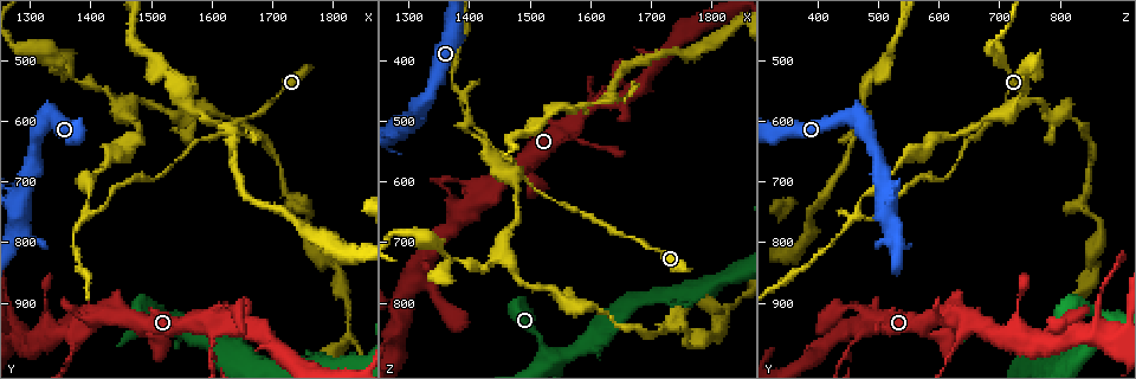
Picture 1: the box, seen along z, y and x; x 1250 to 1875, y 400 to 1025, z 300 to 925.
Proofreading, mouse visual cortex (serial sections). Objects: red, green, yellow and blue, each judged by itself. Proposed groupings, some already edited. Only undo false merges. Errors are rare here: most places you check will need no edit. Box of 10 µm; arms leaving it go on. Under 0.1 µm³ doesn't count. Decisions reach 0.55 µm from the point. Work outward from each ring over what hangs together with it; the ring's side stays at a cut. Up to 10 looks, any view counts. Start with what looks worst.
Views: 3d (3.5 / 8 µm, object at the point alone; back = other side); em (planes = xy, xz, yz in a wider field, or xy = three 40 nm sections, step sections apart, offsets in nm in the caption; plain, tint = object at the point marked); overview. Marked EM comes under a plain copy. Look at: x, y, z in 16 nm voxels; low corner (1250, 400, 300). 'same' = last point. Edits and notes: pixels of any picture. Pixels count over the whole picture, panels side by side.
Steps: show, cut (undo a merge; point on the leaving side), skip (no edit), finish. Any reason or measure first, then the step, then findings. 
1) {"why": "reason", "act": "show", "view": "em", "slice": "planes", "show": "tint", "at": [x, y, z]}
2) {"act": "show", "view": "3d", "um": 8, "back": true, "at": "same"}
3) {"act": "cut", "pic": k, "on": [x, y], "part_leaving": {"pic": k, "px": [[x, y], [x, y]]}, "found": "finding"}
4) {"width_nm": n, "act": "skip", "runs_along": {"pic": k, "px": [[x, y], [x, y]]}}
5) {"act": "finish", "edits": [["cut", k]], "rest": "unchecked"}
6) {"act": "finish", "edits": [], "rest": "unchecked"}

{"why": "branch point", "act": "show", "view": "3d", "um": 8, "at": [1605, 980, 450]}

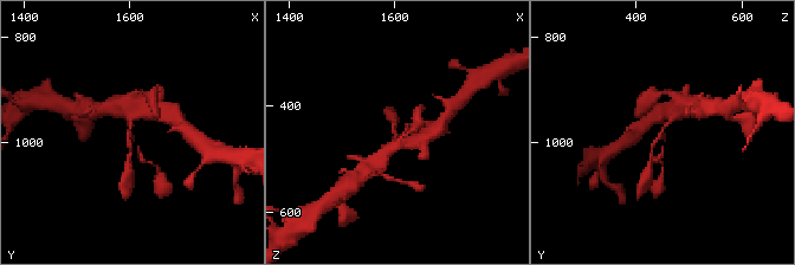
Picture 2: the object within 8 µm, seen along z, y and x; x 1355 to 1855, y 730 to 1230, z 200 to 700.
{"arms": 3, "arm_widths_nm": [100, 150, 300], "act": "show", "view": "em", "slice": "xy", "step": 3, "show": "tint", "at": "same"}

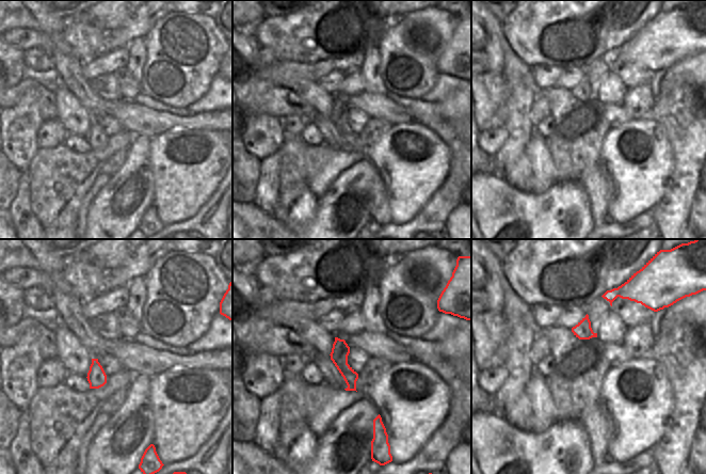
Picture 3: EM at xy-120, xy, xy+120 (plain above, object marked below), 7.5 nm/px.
{"width_nm": 140, "act": "skip", "runs_along": {"pic": 3, "px": [[337, 341], [341, 365], [353, 388]]}, "found": "one cell here"}

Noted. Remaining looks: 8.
{"why": "a narrow waist", "act": "show", "view": "3d", "um": 3.5, "at": [1670, 590, 695]}

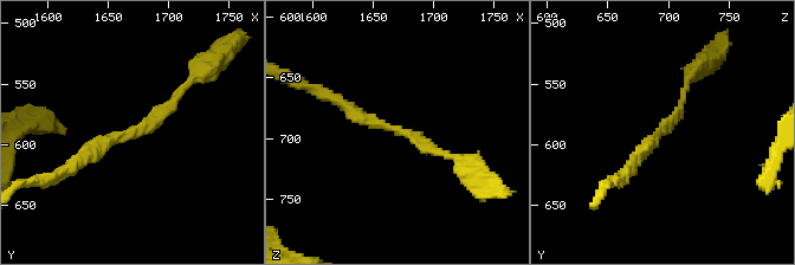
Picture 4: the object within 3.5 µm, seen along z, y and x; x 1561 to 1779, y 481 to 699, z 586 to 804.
{"act": "show", "view": "em", "slice": "planes", "show": "tint", "at": [1666, 590, 696]}

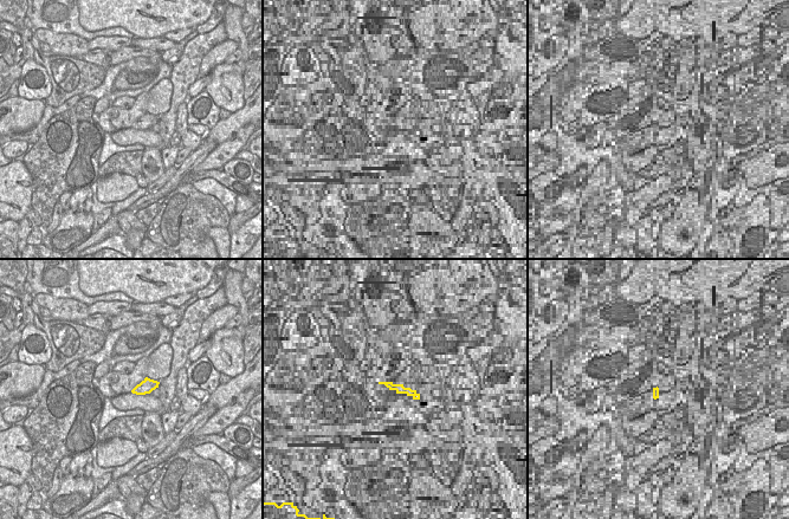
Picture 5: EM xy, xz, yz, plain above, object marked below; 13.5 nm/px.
{"act": "show", "view": "em", "slice": "xy", "step": 1, "show": "tint", "at": "same"}

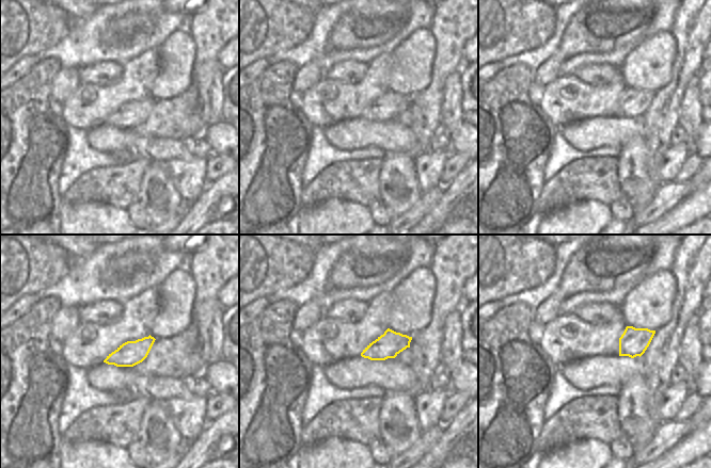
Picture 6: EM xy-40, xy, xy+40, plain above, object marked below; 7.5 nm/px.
{"act": "skip", "runs_along": {"pic": 4, "px": [[188, 85], [148, 125], [69, 169]]}, "found": "one cell here"}

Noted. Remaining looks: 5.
{"why": "abrupt turn", "act": "show", "view": "3d", "um": 3.5, "at": [1390, 755, 470]}

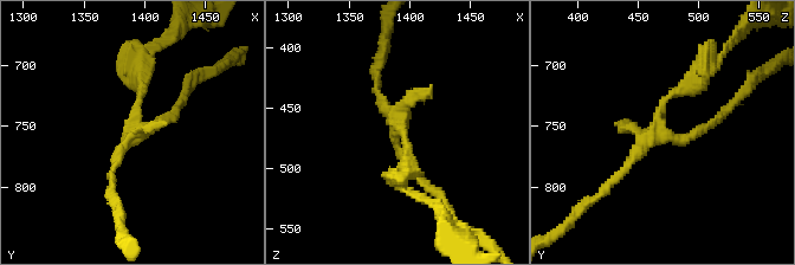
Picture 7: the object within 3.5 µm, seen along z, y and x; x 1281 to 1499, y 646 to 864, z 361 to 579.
{"why": "need the tissue", "act": "show", "view": "em", "slice": "xy", "step": 3, "show": "tint", "at": [1390, 758, 470]}

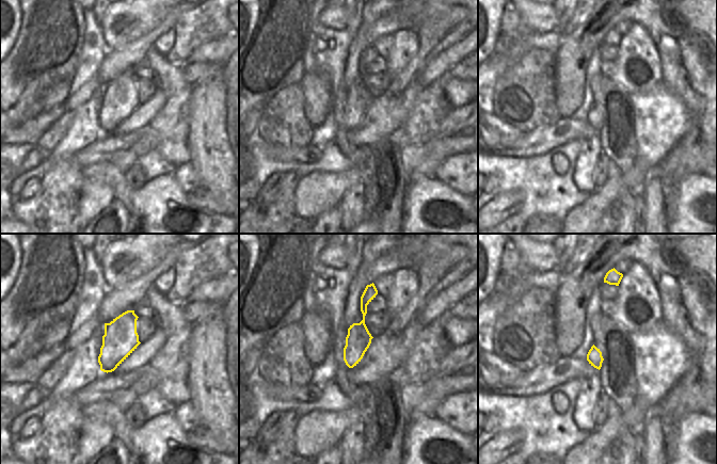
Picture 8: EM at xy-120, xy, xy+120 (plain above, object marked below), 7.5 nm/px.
{"act": "skip", "runs_along": {"pic": 8, "px": [[371, 287], [350, 364]]}, "found": "one cell here"}

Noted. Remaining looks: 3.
{"why": "a narrow waist", "act": "show", "view": "3d", "um": 3.5, "at": [1455, 585, 720]}

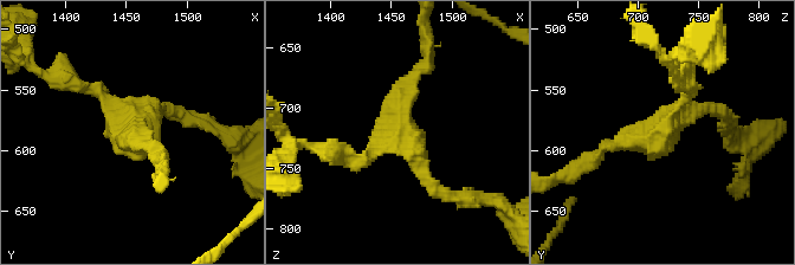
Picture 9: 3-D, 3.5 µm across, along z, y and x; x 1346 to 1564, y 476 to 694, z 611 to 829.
{"arms": 3, "arm_widths_nm": [150, 150, 200], "why": "now the EM", "act": "show", "view": "em", "slice": "xy", "step": 3, "show": "tint", "at": [1460, 586, 720]}

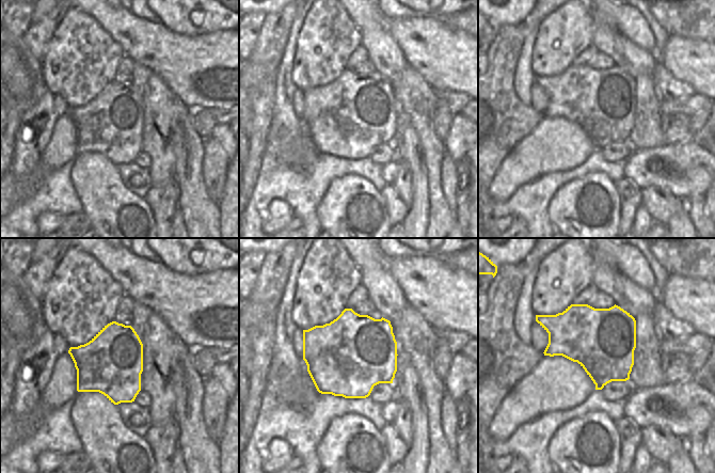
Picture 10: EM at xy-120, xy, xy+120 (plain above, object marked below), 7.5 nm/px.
{"act": "skip", "runs_along": {"pic": 9, "px": [[596, 156], [718, 110]]}, "found": "one cell here"}

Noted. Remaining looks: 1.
{"act": "finish", "edits": [], "rest": "unchecked"}

